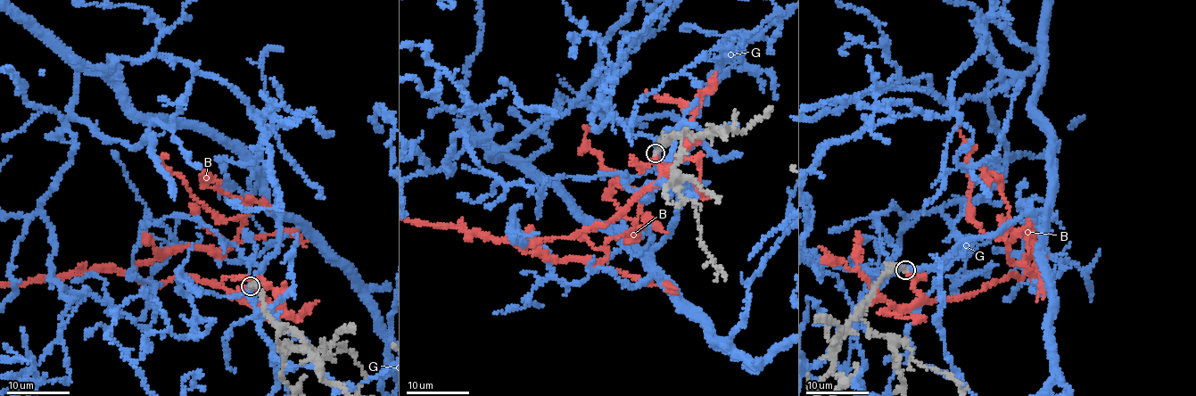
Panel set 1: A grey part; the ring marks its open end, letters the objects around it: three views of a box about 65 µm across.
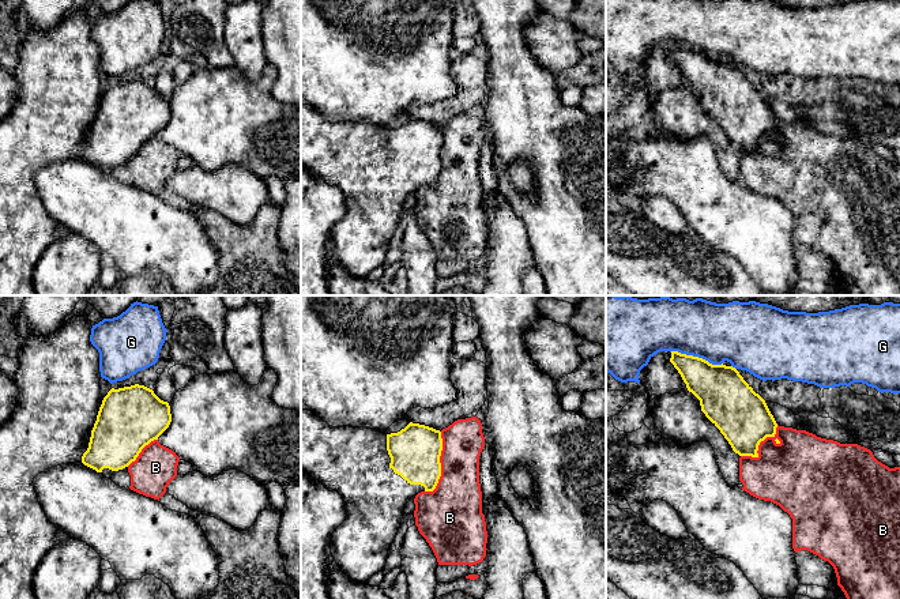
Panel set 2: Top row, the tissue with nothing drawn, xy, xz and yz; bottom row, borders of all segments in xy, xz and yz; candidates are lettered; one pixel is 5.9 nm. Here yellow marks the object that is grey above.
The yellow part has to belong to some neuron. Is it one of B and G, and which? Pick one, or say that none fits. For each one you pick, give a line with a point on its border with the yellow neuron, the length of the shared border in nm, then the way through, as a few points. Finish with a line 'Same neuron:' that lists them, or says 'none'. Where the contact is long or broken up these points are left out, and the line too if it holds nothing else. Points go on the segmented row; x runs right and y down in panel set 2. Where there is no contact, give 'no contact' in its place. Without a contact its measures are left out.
Same neuron: none

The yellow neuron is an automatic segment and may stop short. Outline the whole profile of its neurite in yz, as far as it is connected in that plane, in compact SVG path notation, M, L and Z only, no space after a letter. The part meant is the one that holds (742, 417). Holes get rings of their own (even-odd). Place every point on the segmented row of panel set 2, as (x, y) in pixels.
M671 351L670 362L733 451L739 456L758 457L760 442L775 437L777 423L765 400L739 372L678 351Z

